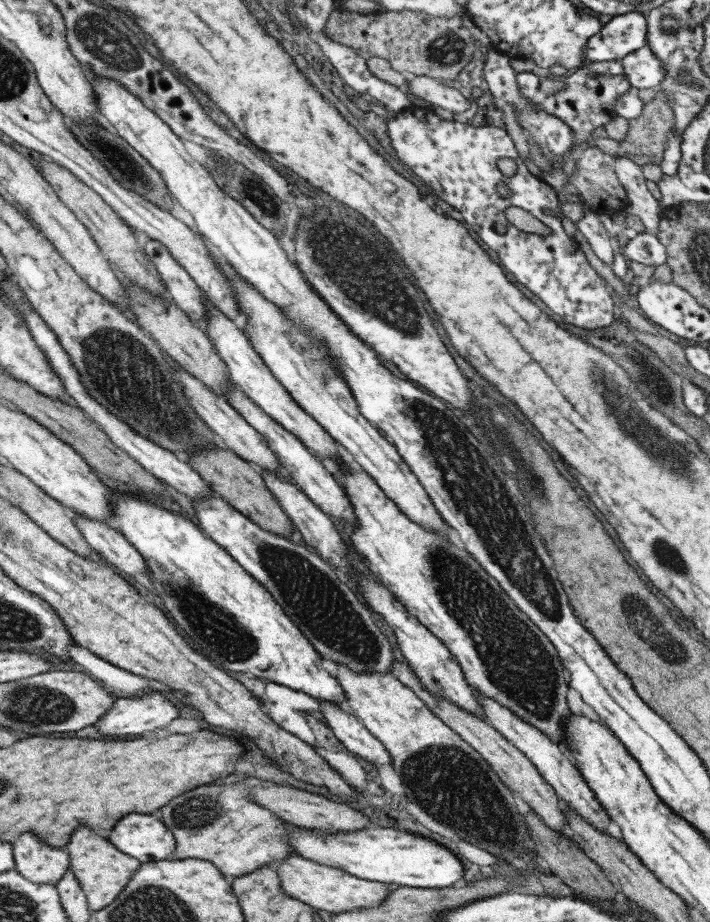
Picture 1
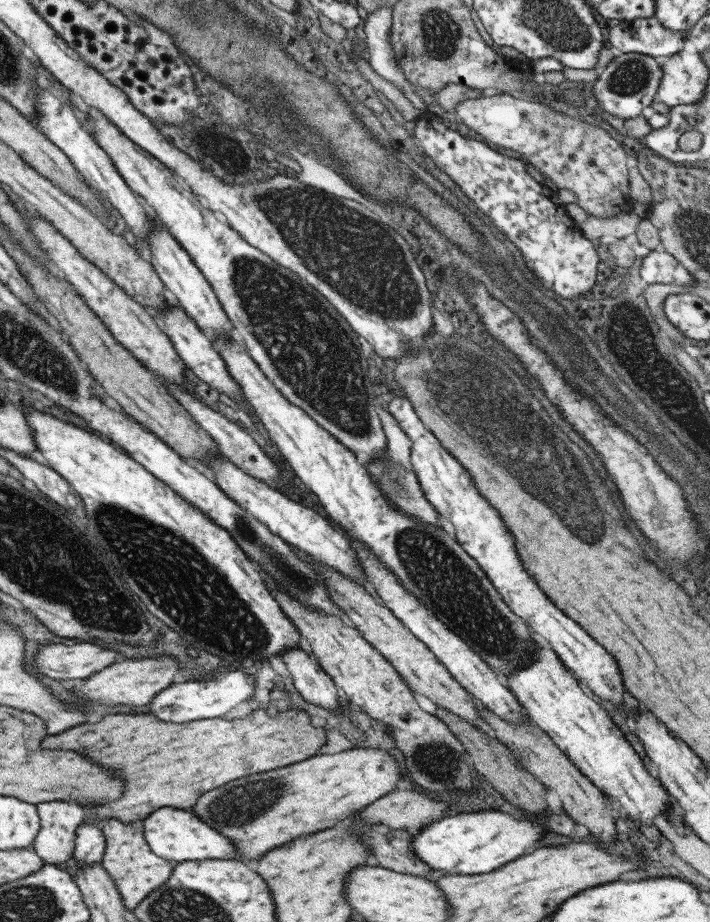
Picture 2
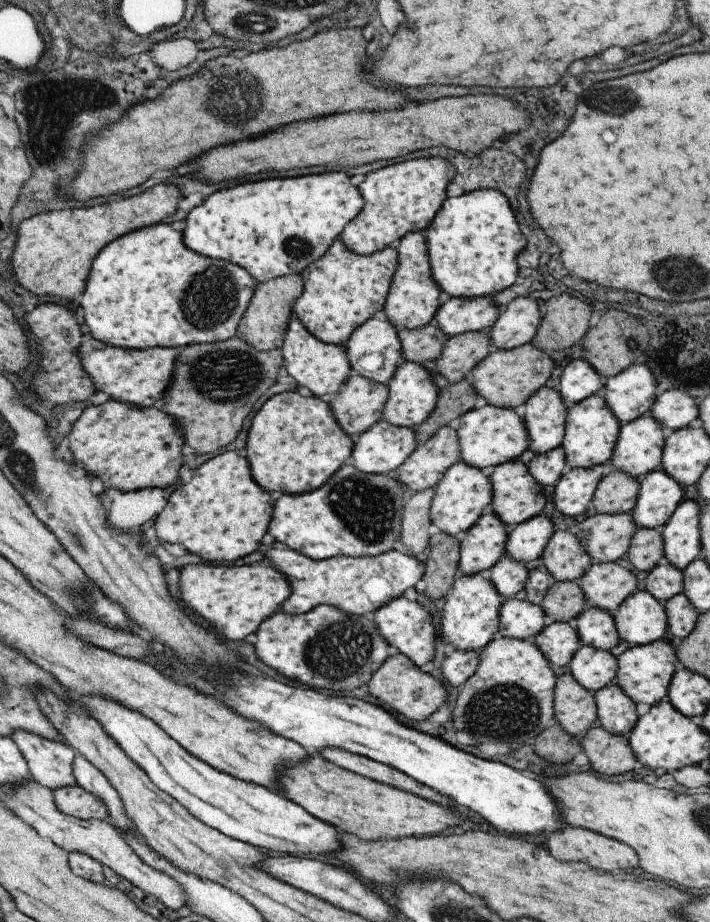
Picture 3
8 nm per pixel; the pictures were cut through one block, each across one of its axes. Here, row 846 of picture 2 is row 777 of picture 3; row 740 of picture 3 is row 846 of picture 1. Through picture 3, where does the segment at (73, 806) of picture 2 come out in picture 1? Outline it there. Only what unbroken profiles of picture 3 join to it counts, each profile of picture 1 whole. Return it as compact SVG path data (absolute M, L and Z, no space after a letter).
M31 831L22 832L12 842L15 869L32 883L54 885L68 872L70 856L62 847L52 847Z

